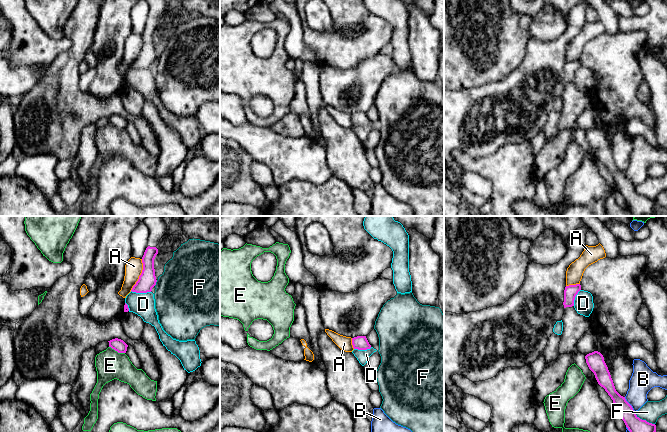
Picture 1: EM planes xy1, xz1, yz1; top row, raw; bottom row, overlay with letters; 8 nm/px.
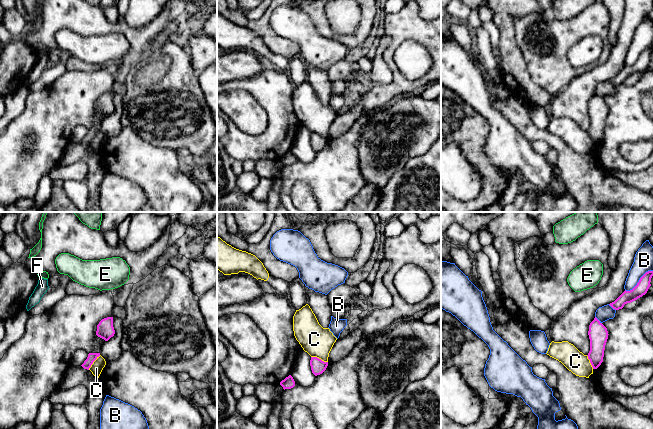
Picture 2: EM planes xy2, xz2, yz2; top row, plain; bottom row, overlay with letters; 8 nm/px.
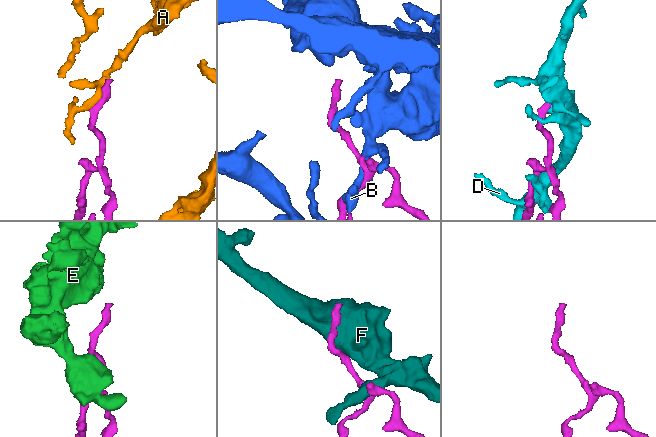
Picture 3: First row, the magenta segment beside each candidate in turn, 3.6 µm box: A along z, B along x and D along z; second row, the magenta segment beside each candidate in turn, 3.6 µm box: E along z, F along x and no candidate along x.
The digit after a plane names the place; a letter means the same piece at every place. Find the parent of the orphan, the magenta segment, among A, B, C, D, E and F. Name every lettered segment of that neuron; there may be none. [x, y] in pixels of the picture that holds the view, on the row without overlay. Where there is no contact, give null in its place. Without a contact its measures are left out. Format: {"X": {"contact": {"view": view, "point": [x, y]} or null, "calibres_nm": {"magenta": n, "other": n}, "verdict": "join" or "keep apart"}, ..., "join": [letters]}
{"A": {"contact": {"view": "xy1", "point": [140, 51]}, "calibres_nm": {"magenta": 140, "other": 140}, "verdict": "keep apart"}, "B": {"contact": {"view": "yz2", "point": [639, 57]}, "calibres_nm": {"magenta": 100, "other": 160}, "verdict": "keep apart"}, "C": {"contact": {"view": "xz2", "point": [318, 134]}, "calibres_nm": {"magenta": 120, "other": 240}, "verdict": "keep apart"}, "D": {"contact": {"view": "xy1", "point": [141, 68]}, "calibres_nm": {"magenta": 140, "other": 190}, "verdict": "keep apart"}, "E": {"contact": {"view": "xy1", "point": [117, 127]}, "calibres_nm": {"magenta": 100, "other": 240}, "verdict": "keep apart"}, "F": {"contact": {"view": "yz1", "point": [644, 196]}, "calibres_nm": {"magenta": 160, "other": 160}, "verdict": "keep apart"}, "join": []}

